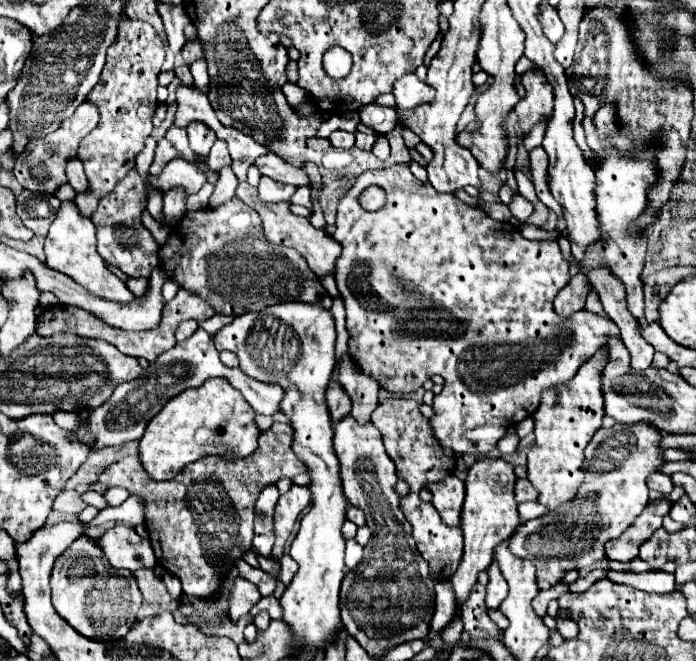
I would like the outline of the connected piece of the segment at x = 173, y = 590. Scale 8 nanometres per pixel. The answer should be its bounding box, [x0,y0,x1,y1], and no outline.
[163,572,182,600]

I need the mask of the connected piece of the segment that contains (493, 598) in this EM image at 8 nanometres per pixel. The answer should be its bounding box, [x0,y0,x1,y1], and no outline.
[487,560,507,608]

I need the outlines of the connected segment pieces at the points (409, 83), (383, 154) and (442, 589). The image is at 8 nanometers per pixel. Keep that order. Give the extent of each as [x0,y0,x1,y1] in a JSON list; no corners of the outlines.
[[393,74,435,110],[372,134,390,160],[431,580,457,632]]

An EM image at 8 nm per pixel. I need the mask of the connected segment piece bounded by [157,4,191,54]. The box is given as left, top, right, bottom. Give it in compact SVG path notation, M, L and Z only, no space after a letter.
M157 4L157 10L163 18L163 26L167 32L167 42L173 54L181 52L181 48L185 46L185 36L183 36L183 28L191 22L185 8L163 8L163 4Z

